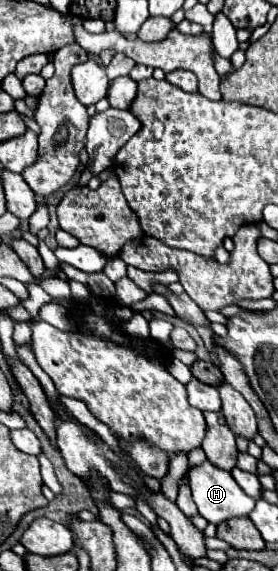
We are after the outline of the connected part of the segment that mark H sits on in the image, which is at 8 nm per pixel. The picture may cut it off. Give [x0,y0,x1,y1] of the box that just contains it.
[190,460,256,526]

